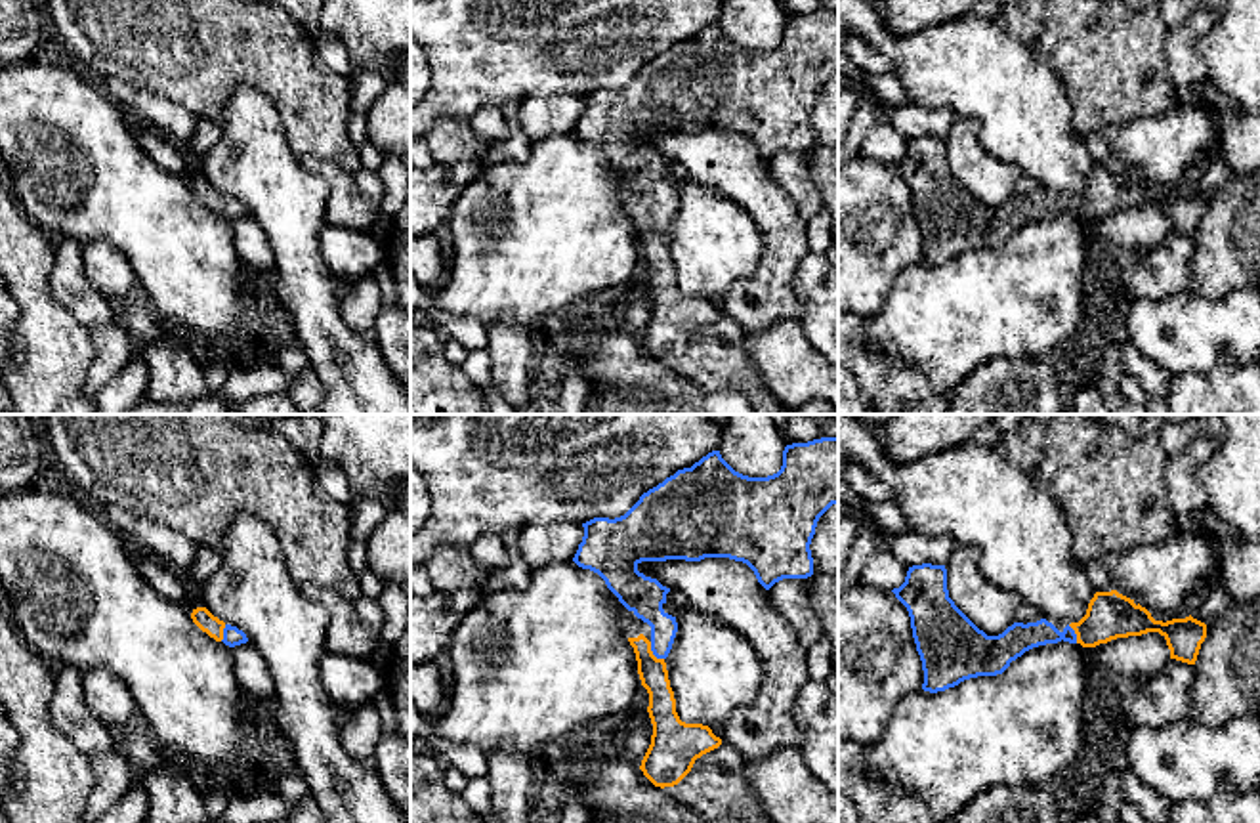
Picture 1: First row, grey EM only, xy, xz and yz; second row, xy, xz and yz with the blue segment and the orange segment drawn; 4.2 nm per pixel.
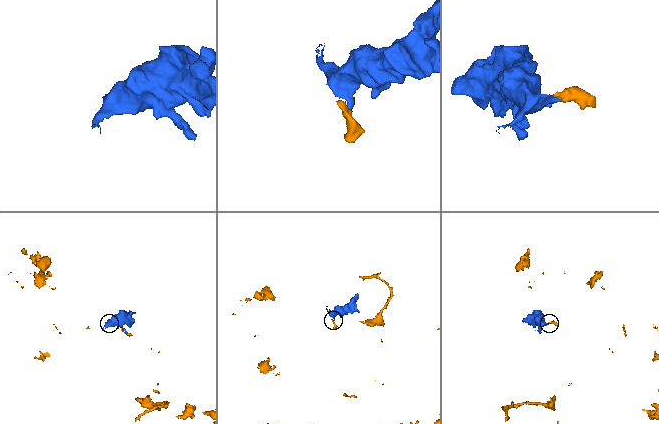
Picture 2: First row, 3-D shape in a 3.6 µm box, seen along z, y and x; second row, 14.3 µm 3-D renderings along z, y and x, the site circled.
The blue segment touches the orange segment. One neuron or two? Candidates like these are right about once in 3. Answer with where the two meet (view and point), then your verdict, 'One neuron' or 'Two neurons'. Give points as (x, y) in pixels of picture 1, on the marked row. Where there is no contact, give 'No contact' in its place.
Touches blue at xz (653, 654). One neuron

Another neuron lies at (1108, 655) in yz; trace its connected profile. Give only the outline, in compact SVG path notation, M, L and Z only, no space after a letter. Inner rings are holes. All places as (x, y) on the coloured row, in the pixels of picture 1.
M1147 632L1084 647L1084 655L1092 676L1140 684L1161 670L1170 659L1170 649L1165 636Z

